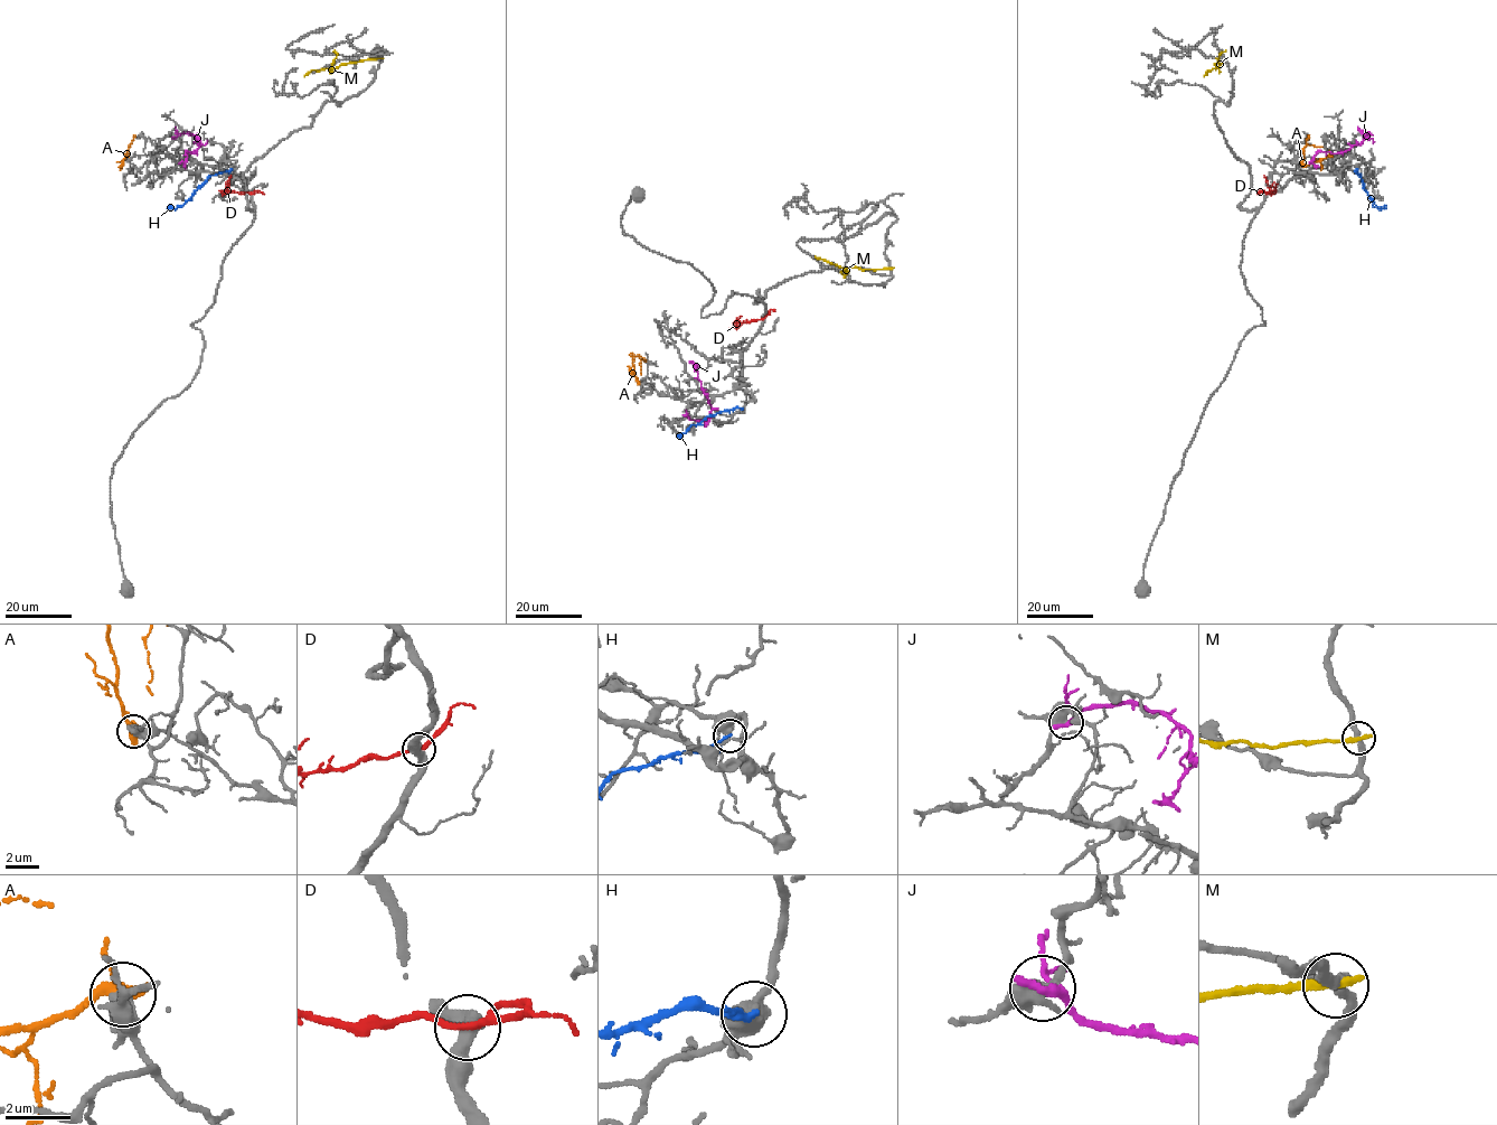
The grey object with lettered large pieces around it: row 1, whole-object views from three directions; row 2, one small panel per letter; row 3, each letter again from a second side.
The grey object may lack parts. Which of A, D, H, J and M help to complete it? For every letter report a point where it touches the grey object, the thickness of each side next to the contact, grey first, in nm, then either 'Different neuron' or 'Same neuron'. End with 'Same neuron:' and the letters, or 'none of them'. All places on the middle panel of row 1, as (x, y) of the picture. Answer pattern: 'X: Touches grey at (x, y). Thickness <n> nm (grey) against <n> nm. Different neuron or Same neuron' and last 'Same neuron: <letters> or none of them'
A: Touches grey at (638, 382). Thickness 440 nm (grey) against 360 nm. Different neuron
D: Touches grey at (763, 318). Thickness 420 nm (grey) against 200 nm. Same neuron
H: Touches grey at (743, 409). Thickness 400 nm (grey) against 160 nm. Different neuron
J: Touches grey at (686, 415). Thickness 550 nm (grey) against 260 nm. Different neuron
M: Touches grey at (891, 268). Thickness 320 nm (grey) against 320 nm. Different neuron
Same neuron: D

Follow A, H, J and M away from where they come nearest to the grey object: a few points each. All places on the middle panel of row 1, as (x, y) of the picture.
A: (638, 382), (632, 355), (639, 356), (641, 375)
H: (743, 409), (707, 416), (679, 439)
J: (686, 415), (706, 422), (712, 412), (697, 365), (694, 372)
M: (891, 268), (841, 268), (815, 256)

